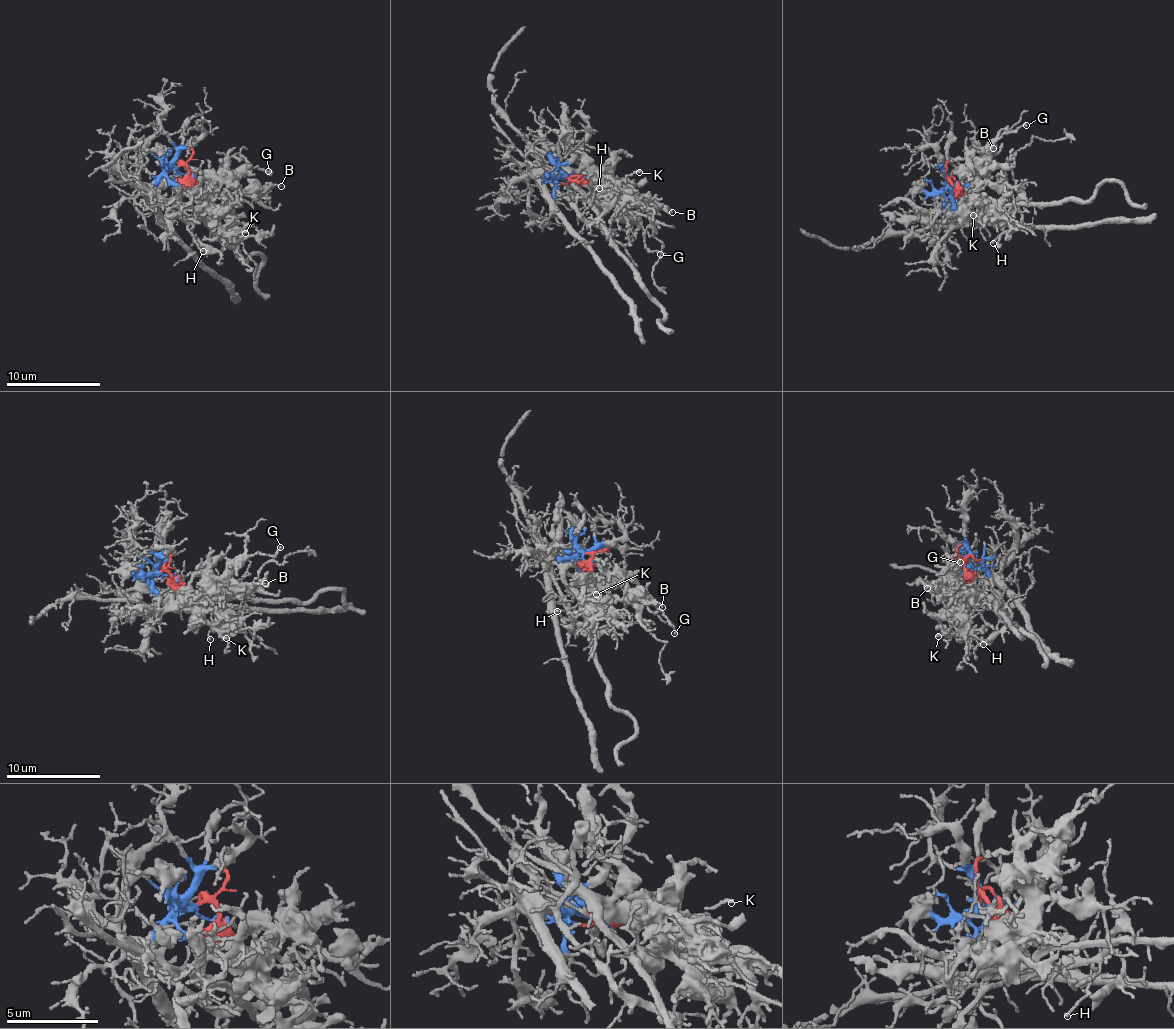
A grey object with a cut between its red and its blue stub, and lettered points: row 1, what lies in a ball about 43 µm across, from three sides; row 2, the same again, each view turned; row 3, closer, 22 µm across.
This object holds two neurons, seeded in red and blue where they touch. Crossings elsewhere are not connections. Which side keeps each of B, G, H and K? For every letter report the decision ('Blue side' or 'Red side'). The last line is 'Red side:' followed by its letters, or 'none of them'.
B: Red side
G: Red side
H: Blue side
K: Red side
Red side: B, G, K

